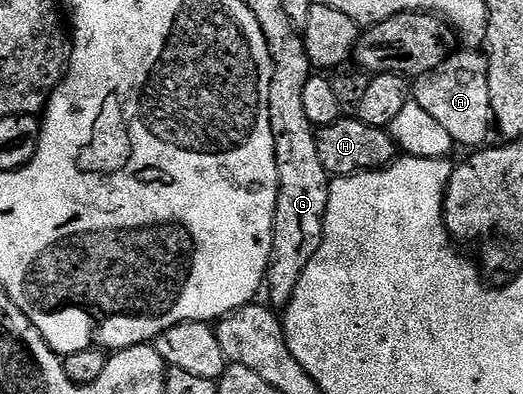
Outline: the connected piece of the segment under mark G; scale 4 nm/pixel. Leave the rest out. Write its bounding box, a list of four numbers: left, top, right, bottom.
[266,32,330,306]

